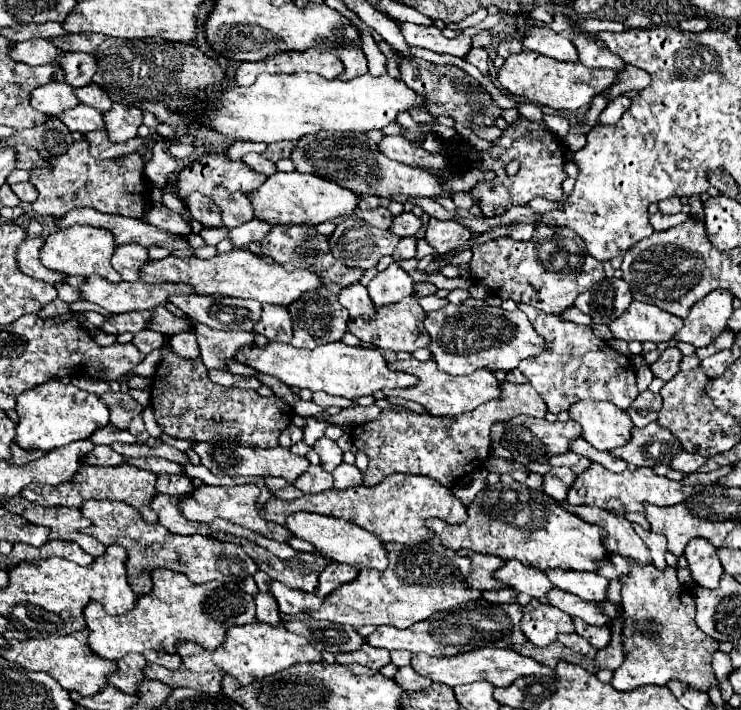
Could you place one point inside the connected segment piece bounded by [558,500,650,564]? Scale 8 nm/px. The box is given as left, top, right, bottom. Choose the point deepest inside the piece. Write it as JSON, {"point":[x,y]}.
{"point":[620,537]}

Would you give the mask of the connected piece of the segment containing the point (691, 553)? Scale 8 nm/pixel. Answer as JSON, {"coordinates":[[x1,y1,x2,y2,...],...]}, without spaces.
{"coordinates":[[692,538,684,550,684,556,688,560,690,576,698,586,718,588,724,568,716,556,716,546,712,546,710,540]]}

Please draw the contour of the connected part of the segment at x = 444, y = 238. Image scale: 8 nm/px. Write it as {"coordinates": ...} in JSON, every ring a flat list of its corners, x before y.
{"coordinates":[[430,218,428,230,426,230,426,242,434,246,438,254,446,254,450,250,462,248,470,240,470,236,472,232,466,226,452,222,452,220,442,222,442,220]]}

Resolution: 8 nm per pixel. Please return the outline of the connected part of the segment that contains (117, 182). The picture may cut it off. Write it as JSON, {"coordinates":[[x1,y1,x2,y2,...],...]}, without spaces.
{"coordinates":[[86,140,74,142,62,156,50,156,48,168,32,168,30,182,38,190,38,198,32,206,40,216,62,218,74,208,88,206,98,212,142,218,142,212,148,206,148,196,144,194,144,162,140,154,132,152,108,162,94,160,88,152]]}

